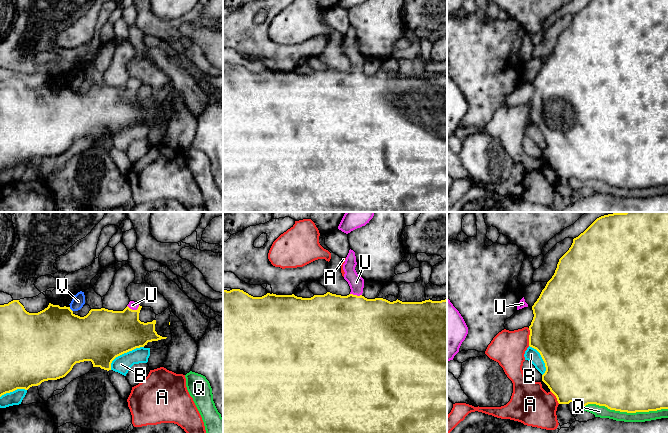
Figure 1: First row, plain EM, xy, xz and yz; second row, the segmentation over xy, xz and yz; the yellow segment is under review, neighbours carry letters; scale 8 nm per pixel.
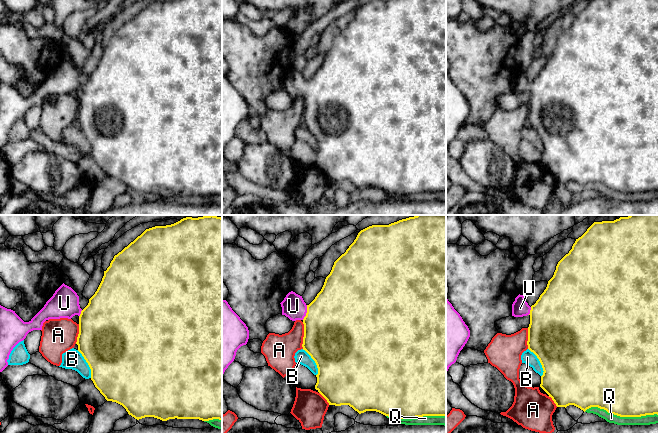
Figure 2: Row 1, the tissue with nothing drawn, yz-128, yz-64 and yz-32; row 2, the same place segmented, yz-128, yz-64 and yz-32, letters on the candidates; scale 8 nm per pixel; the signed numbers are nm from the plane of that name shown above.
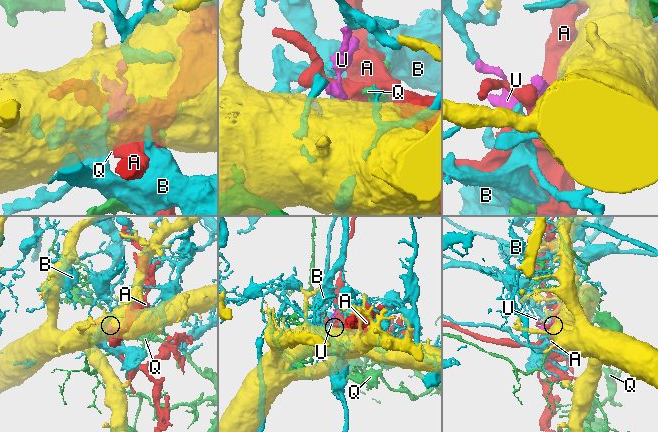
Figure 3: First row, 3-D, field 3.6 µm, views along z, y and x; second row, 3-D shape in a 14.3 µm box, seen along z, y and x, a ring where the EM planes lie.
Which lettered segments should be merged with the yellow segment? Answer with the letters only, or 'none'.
U

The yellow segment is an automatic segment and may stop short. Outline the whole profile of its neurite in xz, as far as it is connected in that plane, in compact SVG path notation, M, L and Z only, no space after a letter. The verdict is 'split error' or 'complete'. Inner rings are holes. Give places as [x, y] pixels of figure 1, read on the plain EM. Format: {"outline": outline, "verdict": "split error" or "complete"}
{"outline": "M349 26L343 46L344 55L351 68L341 72L327 68L311 74L292 71L267 69L262 73L253 73L240 65L223 66L223 212L447 212L447 75L441 77L425 76L422 78L390 78L383 74L367 75L363 69L364 55L355 46L357 41L355 28Z", "verdict": "split error"}

